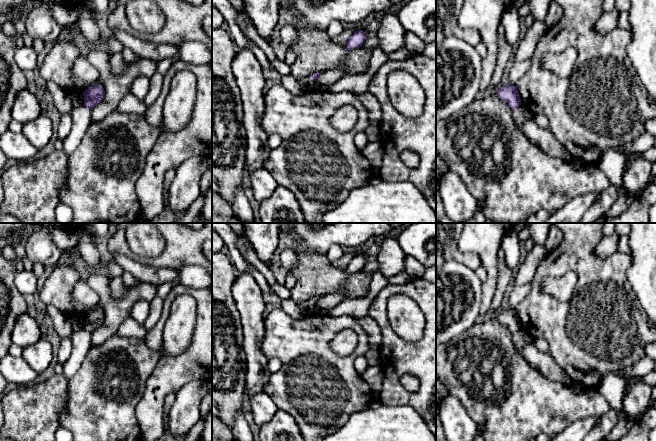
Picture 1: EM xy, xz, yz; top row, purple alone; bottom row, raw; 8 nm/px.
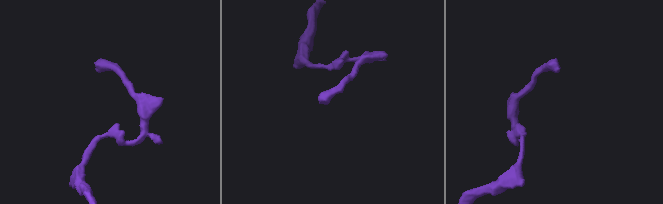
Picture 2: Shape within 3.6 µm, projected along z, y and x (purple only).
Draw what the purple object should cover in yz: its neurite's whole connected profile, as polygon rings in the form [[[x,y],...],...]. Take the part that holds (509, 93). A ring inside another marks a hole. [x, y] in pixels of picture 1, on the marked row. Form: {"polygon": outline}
{"polygon": [[[509,83],[501,88],[497,95],[512,108],[513,121],[518,129],[524,121],[531,119],[532,113],[521,104],[520,95],[515,85]]]}

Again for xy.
{"polygon": [[[93,84],[83,92],[84,104],[72,110],[72,128],[63,141],[63,151],[70,155],[80,144],[89,124],[93,108],[105,97],[103,86]]]}

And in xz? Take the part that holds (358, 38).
{"polygon": [[[359,30],[359,31],[354,32],[354,34],[346,42],[347,49],[353,50],[355,48],[361,47],[366,39],[367,39],[367,37],[366,37],[365,32],[363,30]]]}

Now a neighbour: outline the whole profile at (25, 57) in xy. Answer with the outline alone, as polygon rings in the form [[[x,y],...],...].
[[[21,45],[14,55],[16,64],[22,71],[35,71],[37,69],[38,52],[32,46]]]

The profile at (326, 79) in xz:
[[[342,68],[327,70],[319,75],[316,81],[316,86],[320,89],[328,89],[343,76],[345,76],[345,73]]]

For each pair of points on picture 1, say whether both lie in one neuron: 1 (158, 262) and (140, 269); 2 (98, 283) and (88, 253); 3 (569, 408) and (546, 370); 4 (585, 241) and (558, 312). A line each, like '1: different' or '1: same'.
1: different
2: different
3: different
4: same

